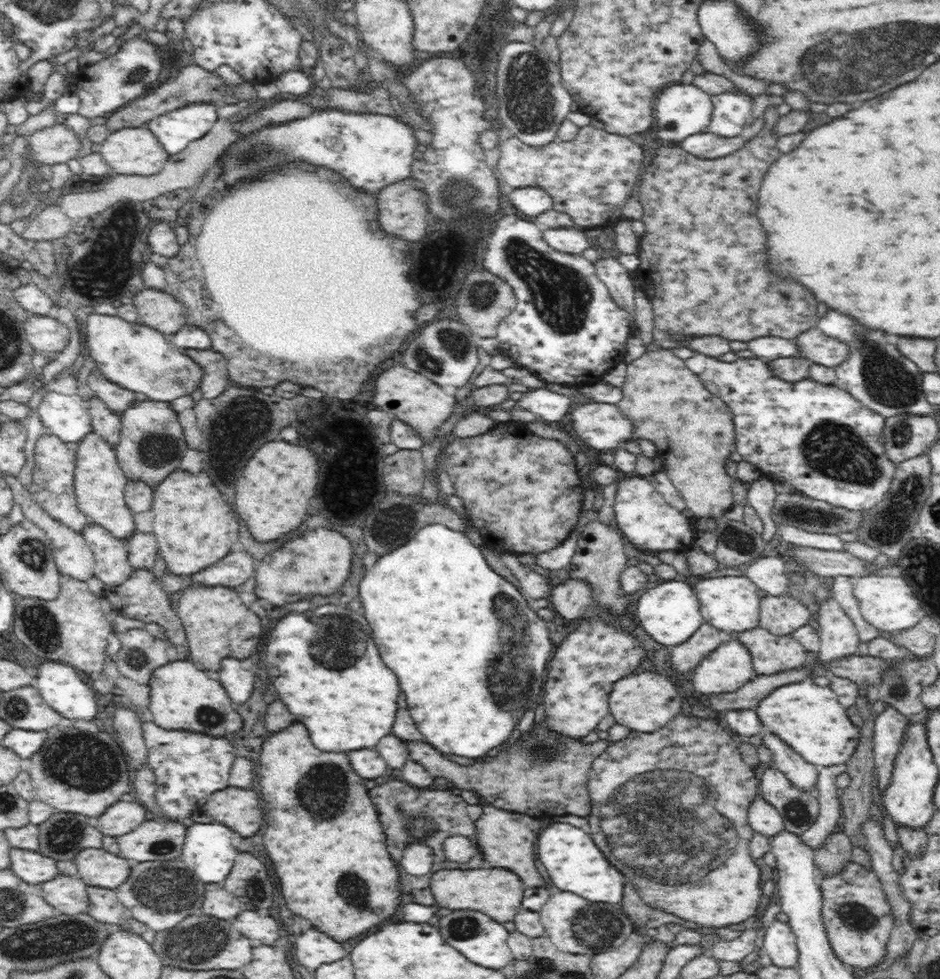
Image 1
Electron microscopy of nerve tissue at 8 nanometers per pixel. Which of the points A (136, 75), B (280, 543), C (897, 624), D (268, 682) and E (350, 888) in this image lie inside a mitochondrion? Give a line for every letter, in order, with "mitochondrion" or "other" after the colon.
A: mitochondrion
B: other
C: other
D: other
E: mitochondrion

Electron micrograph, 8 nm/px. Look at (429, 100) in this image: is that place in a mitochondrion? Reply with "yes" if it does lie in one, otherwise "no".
no

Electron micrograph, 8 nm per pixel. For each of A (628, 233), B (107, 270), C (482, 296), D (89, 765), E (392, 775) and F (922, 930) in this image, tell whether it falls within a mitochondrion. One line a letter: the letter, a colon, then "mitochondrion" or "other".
A: other
B: mitochondrion
C: mitochondrion
D: mitochondrion
E: other
F: other

